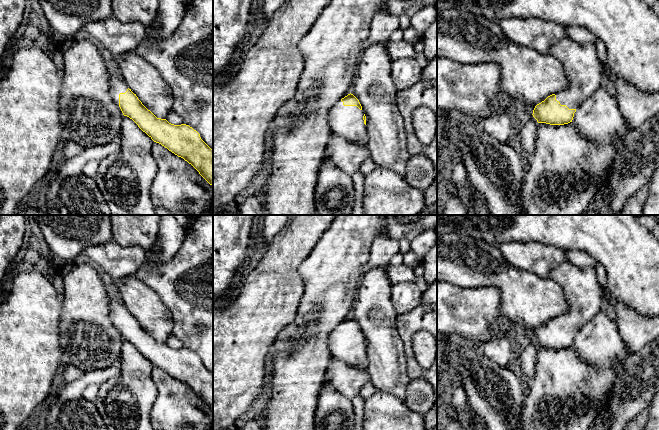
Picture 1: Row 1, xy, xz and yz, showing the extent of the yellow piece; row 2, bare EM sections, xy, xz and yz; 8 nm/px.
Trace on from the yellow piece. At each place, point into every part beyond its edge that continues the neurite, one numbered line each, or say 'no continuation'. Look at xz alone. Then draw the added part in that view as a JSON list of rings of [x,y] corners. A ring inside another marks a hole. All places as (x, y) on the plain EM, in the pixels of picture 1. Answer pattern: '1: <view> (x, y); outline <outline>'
1: xz (347, 346); outline [[[341,324],[337,325],[328,336],[332,360],[342,361],[360,370],[367,370],[367,351],[363,340],[363,334],[357,330],[344,330]]]

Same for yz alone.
1: yz (580, 286); outline [[[563,262],[548,277],[562,288],[569,304],[568,311],[555,318],[556,324],[569,333],[577,333],[601,310],[601,287],[595,268]]]

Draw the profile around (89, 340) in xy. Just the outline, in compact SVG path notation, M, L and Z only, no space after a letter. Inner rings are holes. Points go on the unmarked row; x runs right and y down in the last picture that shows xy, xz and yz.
M91 262L73 264L61 275L64 282L59 325L62 363L71 364L84 372L112 366L121 356L124 339L111 320L108 292L95 265Z

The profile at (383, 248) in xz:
M384 234L378 235L372 243L370 259L363 267L363 275L374 268L387 268L391 258L399 253L399 250L399 240L388 238Z

